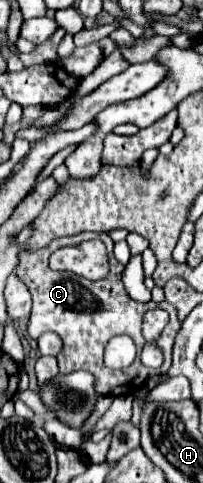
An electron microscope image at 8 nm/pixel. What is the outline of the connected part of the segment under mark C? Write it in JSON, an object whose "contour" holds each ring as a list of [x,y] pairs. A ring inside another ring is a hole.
{"contour":[[[83,232],[79,236],[73,238],[59,238],[53,240],[49,246],[37,250],[37,252],[21,252],[19,254],[19,266],[17,266],[17,276],[27,284],[31,296],[33,296],[33,310],[29,316],[29,336],[31,338],[39,338],[43,332],[57,332],[63,340],[63,350],[59,354],[59,372],[61,374],[69,374],[73,370],[87,370],[97,378],[97,392],[99,394],[111,394],[111,396],[123,396],[123,394],[133,394],[137,392],[141,386],[145,386],[147,378],[153,374],[159,374],[157,370],[145,368],[139,360],[139,354],[145,346],[145,338],[141,334],[141,322],[143,322],[143,314],[147,310],[153,308],[165,308],[171,316],[169,320],[169,328],[165,328],[167,336],[161,338],[161,352],[165,356],[165,362],[161,368],[169,370],[171,368],[171,348],[175,344],[175,336],[181,328],[181,322],[177,318],[177,310],[175,306],[161,302],[135,302],[129,298],[129,294],[125,292],[125,286],[121,282],[121,274],[123,274],[125,266],[121,262],[115,260],[113,256],[113,240],[109,238],[109,234],[97,234],[97,232]],[[99,238],[109,252],[109,260],[111,260],[111,272],[107,278],[91,282],[85,280],[81,276],[75,276],[71,272],[57,272],[53,274],[53,270],[49,266],[45,266],[45,258],[51,256],[53,250],[57,250],[59,246],[67,246],[67,244],[79,244],[83,240],[93,240]],[[117,334],[127,334],[135,340],[137,344],[137,358],[135,362],[127,368],[127,370],[111,370],[103,364],[103,348],[105,344],[117,336]]]}

